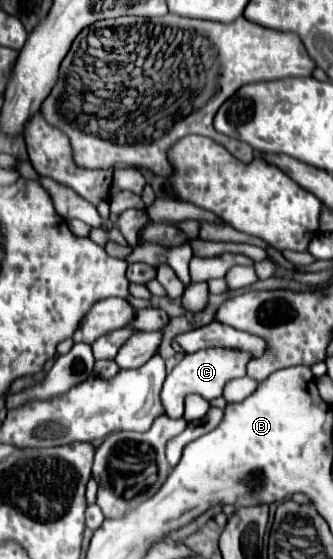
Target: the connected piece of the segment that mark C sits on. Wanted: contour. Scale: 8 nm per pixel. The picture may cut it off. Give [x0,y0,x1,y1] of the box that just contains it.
[161,348,251,418]

